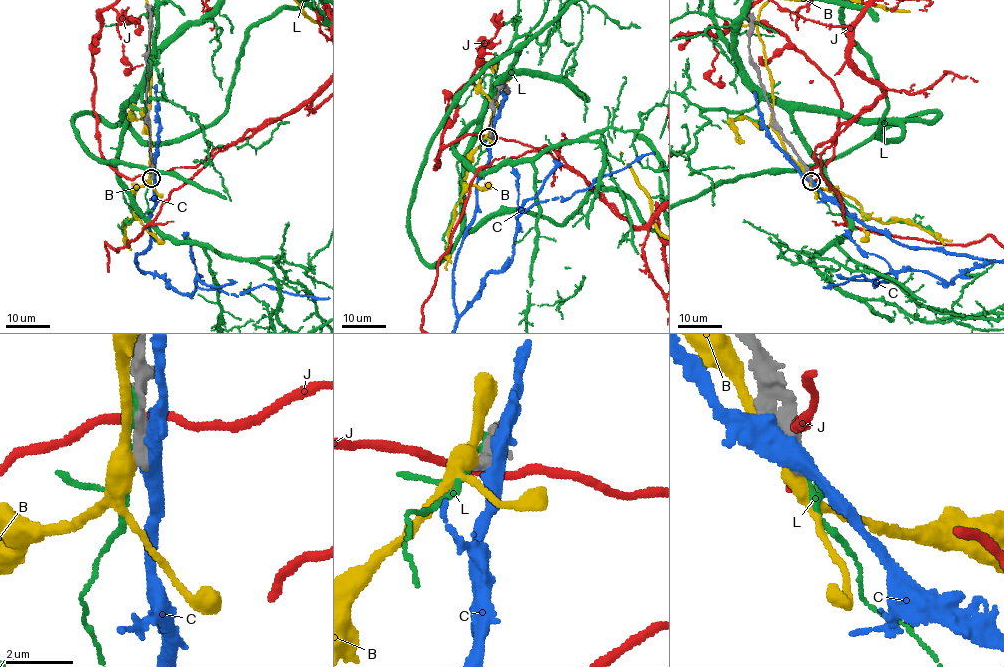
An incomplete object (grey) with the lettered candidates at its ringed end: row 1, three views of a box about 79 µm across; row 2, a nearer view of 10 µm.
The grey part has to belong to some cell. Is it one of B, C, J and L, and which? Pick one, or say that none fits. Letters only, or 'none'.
none

